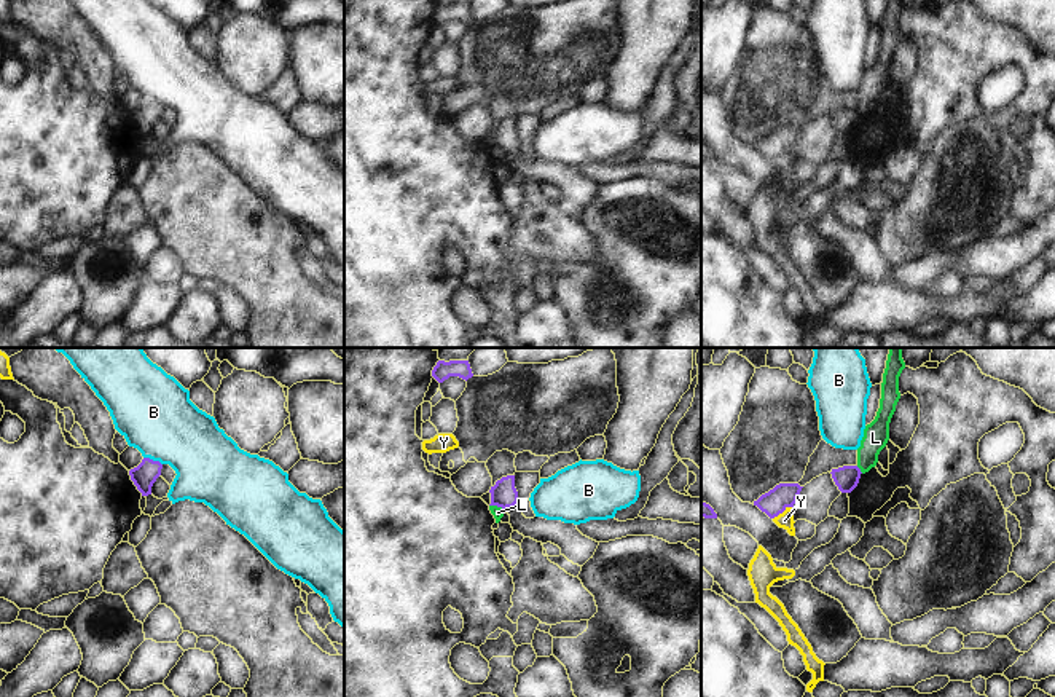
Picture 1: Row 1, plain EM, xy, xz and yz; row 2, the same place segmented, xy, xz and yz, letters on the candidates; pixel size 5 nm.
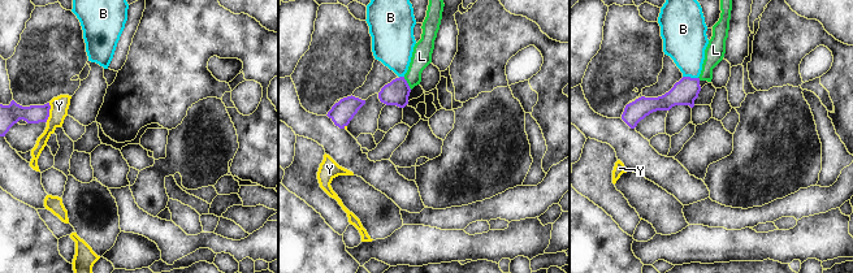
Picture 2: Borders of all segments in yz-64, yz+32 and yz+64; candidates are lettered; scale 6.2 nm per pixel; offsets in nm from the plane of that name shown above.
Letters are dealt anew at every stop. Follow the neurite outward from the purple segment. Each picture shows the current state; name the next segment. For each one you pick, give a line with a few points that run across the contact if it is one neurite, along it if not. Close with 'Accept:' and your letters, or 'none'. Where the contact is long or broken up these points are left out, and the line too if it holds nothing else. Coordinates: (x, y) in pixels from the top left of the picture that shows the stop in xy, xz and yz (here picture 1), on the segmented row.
Accept: none

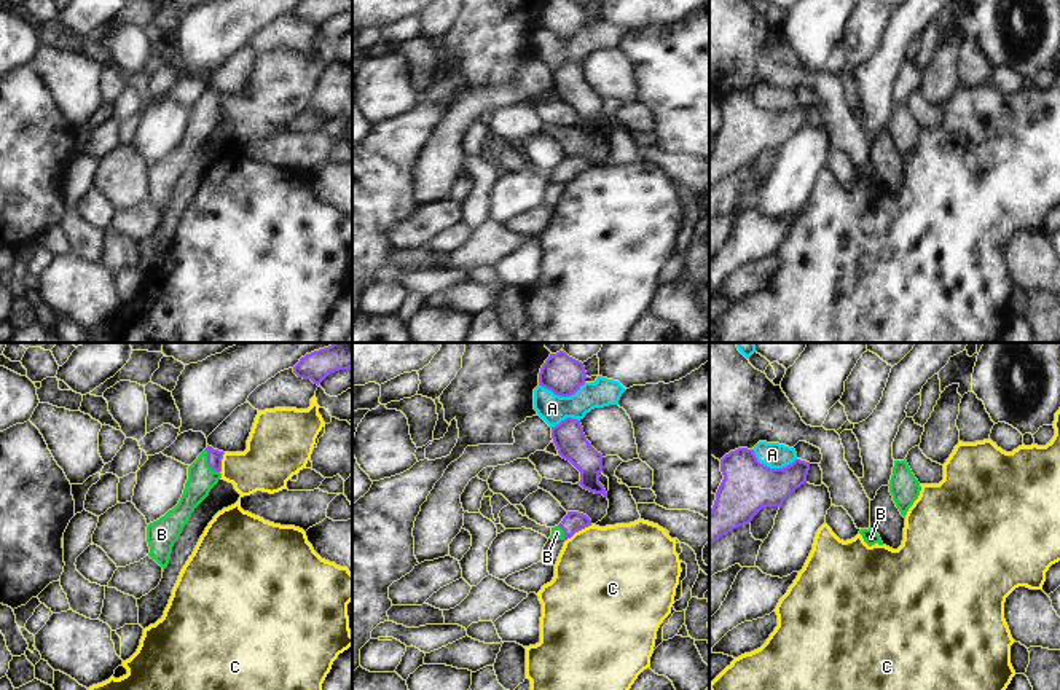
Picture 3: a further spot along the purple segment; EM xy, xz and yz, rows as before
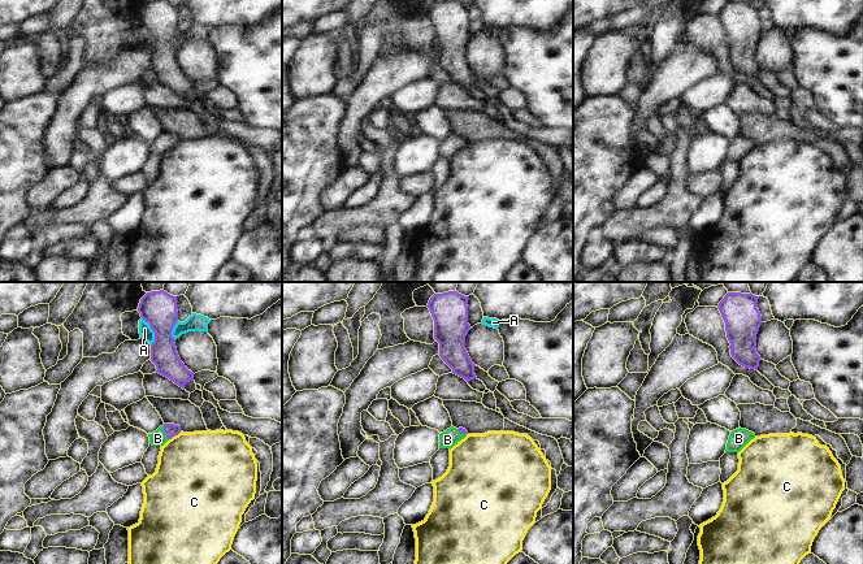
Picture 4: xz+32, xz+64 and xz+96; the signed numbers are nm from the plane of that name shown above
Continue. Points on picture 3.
B: line xy (214, 456), (208, 462), (201, 478)
Accept: B

